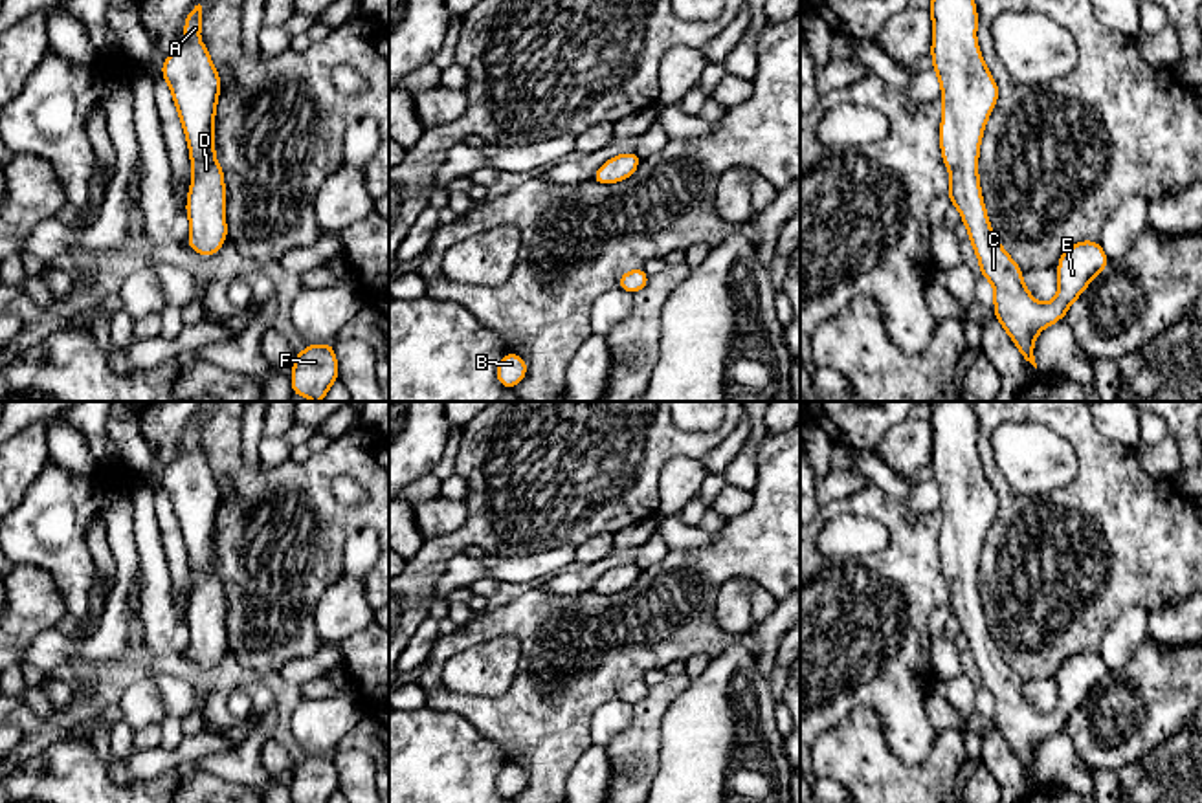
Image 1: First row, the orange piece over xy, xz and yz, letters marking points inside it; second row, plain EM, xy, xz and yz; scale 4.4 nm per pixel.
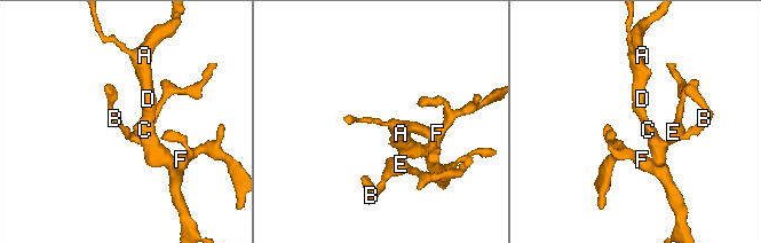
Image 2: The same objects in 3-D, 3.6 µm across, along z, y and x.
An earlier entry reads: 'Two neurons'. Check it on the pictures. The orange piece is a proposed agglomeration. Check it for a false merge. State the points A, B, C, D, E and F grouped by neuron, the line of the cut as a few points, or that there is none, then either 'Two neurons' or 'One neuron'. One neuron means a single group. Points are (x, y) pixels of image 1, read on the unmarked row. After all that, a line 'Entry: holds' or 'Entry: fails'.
Groups: A B C D E F. No split. One neuron
Entry: fails

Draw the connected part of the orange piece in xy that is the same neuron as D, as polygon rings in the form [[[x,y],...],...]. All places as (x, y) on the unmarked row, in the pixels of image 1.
[[[202,416],[187,424],[185,449],[163,471],[165,488],[182,539],[189,554],[193,590],[185,623],[191,644],[189,658],[204,667],[218,664],[226,642],[224,581],[215,570],[215,519],[220,504],[220,490],[207,458],[196,447],[202,442]]]

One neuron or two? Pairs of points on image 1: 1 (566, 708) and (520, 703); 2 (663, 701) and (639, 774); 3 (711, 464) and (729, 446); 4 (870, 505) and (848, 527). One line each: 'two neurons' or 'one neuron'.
1: one neuron
2: one neuron
3: one neuron
4: two neurons

